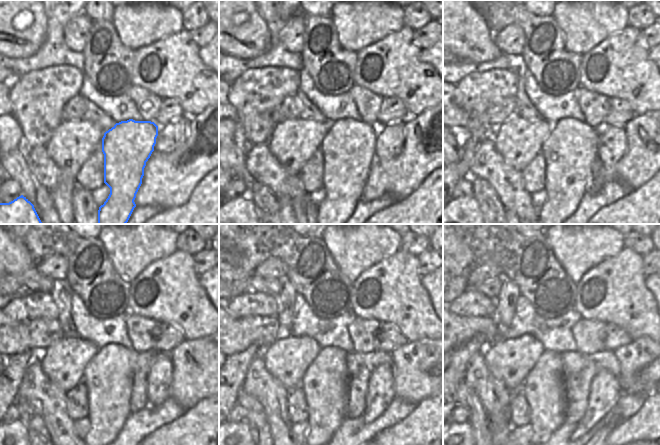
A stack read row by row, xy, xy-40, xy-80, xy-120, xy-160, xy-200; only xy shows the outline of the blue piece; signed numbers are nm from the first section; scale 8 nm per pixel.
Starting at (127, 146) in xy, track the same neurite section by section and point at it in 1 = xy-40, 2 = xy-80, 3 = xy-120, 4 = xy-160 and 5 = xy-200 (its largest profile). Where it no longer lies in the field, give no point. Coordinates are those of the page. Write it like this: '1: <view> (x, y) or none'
1: xy-40 (348, 148)
2: xy-80 (571, 149)
3: xy-120 (108, 377)
4: xy-160 (325, 383)
5: xy-200 (543, 388)

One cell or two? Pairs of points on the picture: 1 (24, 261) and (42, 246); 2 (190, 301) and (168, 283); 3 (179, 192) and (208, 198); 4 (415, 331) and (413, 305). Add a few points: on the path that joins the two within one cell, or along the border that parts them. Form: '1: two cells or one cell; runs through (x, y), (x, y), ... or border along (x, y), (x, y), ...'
1: two cells; border along (16, 238), (27, 248), (31, 259), (35, 263)
2: one cell; runs through (185, 300), (173, 288)
3: two cells; border along (204, 175), (191, 195), (182, 204), (171, 208)
4: one cell; runs through (415, 325), (413, 311)

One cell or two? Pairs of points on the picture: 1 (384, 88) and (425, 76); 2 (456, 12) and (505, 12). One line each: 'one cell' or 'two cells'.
1: one cell
2: two cells

